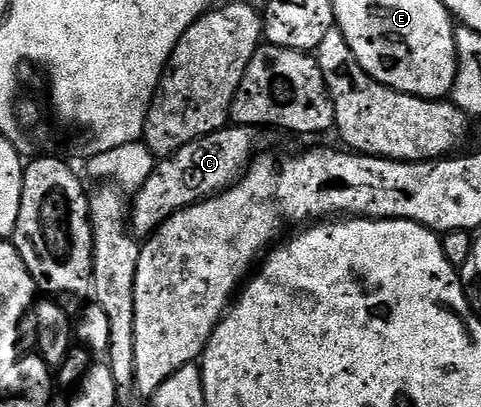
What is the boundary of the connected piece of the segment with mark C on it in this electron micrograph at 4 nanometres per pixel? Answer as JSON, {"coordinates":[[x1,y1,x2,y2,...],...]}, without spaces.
{"coordinates":[[227,126,188,142,188,146,180,146,176,154,161,157,155,163,152,174,148,175,148,180,133,193,134,204,132,200,128,208,128,223,135,237,148,238,155,228,159,228,181,208,229,188,262,148,262,136,264,132,261,128]]}

